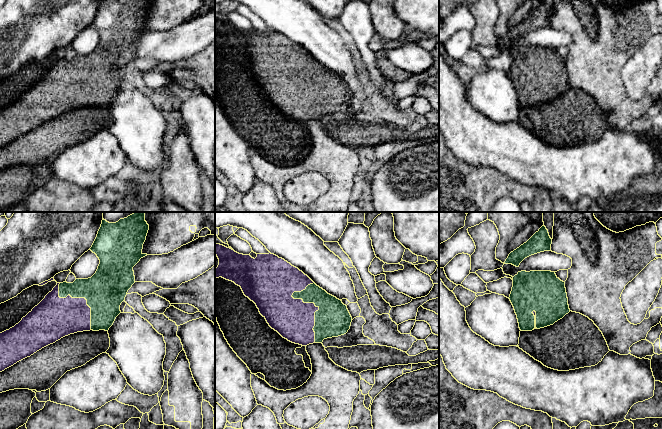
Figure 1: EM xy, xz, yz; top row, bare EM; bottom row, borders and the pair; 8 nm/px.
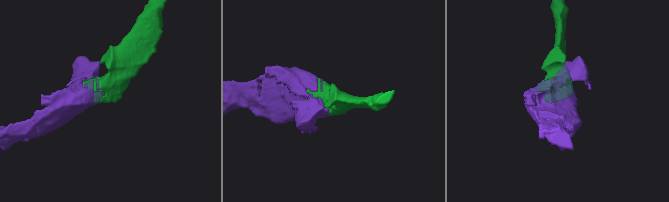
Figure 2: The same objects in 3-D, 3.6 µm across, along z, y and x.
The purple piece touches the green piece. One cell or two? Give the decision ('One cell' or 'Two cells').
One cell

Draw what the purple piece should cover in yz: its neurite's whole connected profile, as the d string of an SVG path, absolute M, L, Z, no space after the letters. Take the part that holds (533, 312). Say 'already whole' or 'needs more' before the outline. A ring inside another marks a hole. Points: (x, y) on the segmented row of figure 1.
needs more | M521 271L513 277L510 301L521 331L553 325L570 312L565 282L551 271Z

